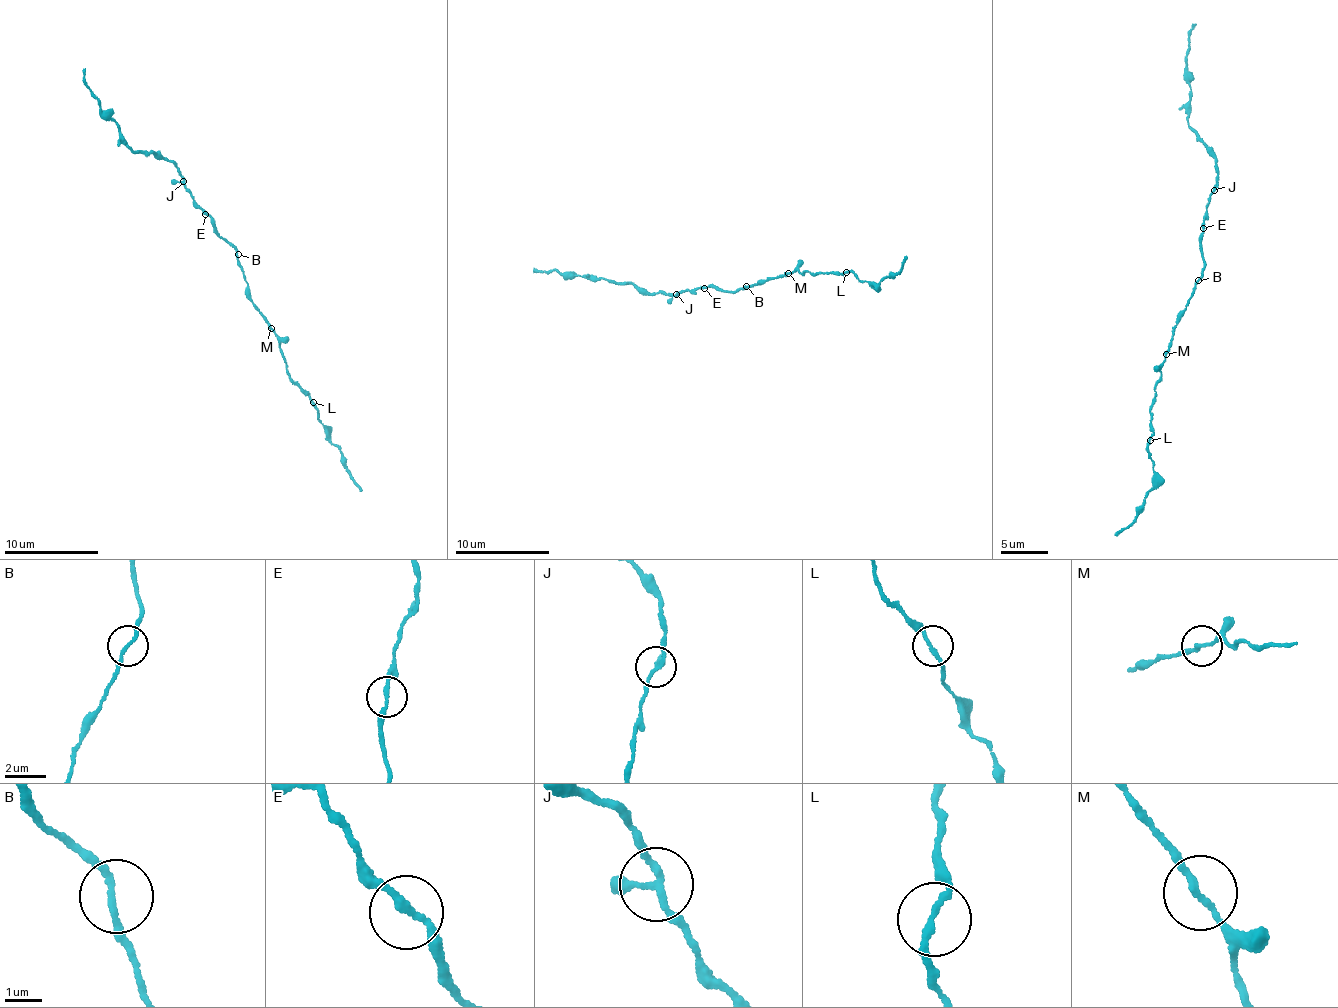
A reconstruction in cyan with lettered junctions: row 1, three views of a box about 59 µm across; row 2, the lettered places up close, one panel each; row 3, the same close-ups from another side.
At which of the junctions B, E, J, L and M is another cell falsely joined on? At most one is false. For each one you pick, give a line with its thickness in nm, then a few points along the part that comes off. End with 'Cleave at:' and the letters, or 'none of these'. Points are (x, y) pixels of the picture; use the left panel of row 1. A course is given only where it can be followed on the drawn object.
Cleave at: none of these

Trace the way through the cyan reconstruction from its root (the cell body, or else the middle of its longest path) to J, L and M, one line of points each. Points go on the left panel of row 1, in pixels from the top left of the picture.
J: (236, 257), (234, 248), (219, 236), (214, 219), (194, 200), (183, 182)
L: (236, 257), (236, 264), (243, 269), (248, 298), (280, 340), (286, 373), (313, 402)
M: (236, 257), (236, 264), (243, 269), (248, 298), (271, 328)

